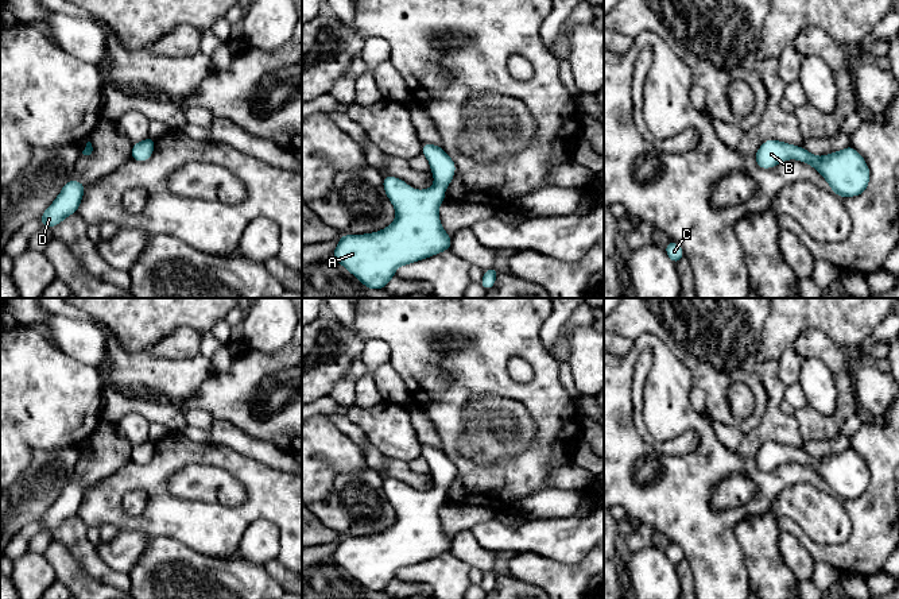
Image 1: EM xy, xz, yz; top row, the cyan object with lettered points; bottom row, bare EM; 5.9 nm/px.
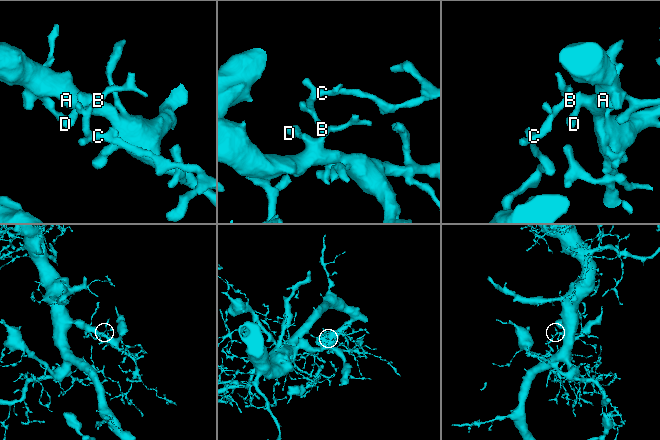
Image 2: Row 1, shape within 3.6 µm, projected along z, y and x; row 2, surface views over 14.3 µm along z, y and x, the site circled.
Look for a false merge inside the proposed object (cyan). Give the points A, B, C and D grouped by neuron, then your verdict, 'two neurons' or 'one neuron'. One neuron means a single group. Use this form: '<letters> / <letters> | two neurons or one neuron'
A B C D | one neuron

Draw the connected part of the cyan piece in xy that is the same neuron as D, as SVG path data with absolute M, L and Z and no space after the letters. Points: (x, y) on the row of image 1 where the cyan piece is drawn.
M69 179L53 204L42 213L42 225L50 229L67 216L77 213L84 197L84 189L85 185L81 181Z

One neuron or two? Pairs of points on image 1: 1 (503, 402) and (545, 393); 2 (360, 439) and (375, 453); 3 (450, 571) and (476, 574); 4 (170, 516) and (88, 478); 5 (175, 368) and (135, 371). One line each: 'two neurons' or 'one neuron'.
1: two neurons
2: two neurons
3: two neurons
4: two neurons
5: one neuron

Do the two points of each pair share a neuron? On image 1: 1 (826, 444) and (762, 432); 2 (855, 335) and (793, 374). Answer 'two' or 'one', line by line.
1: two
2: two

